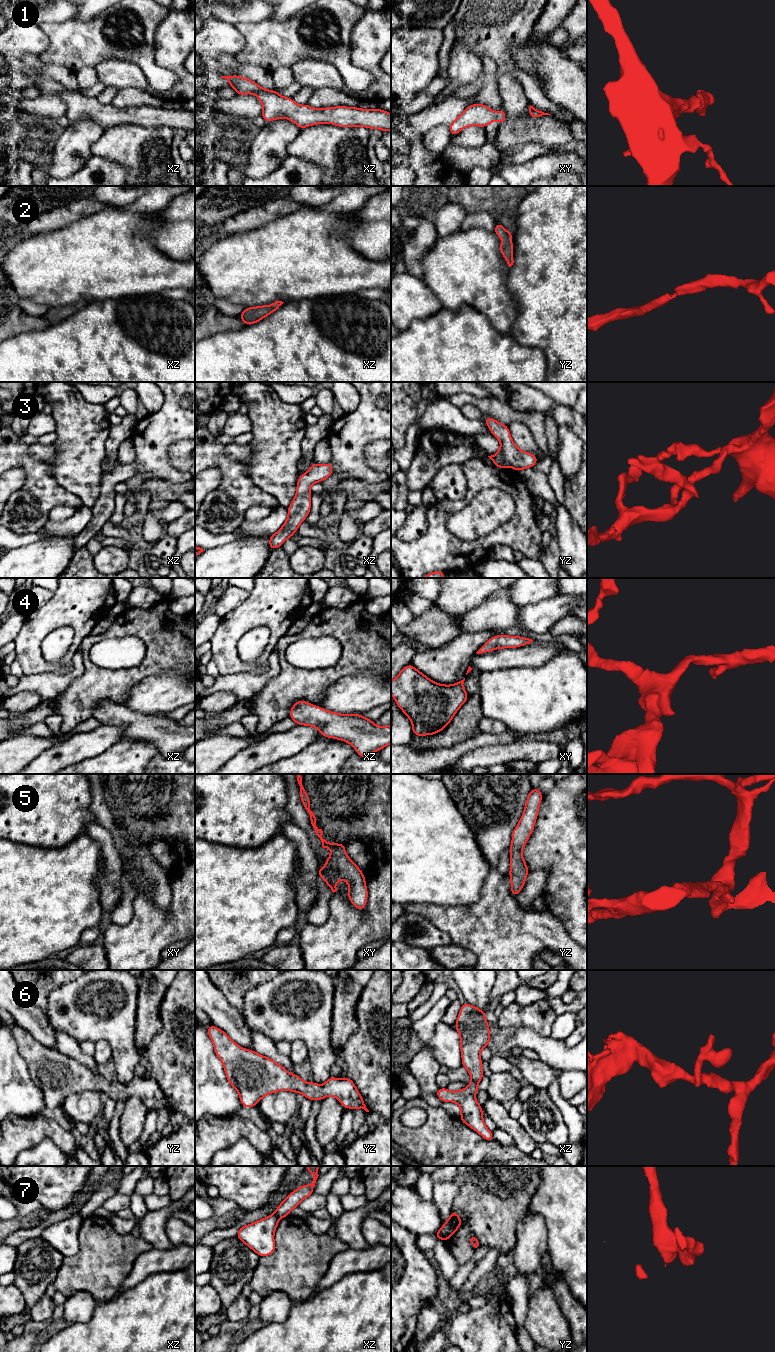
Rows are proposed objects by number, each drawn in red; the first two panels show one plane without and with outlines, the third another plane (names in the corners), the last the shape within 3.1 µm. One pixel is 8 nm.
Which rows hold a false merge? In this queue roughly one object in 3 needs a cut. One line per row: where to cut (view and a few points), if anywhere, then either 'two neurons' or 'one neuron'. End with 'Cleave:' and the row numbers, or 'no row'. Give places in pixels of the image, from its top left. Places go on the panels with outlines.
1: no cut; one neuron
2: no cut; one neuron
3: no cut; one neuron
4: no cut; one neuron
5: no cut; one neuron
6: no cut; one neuron
7: cut in xz along (274, 1213), (279, 1218); two neurons
Cleave: 7

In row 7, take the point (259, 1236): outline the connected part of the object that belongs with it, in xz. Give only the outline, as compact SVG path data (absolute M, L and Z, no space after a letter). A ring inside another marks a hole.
M275 1214L239 1228L237 1238L255 1251L260 1257L275 1251L274 1233L279 1219Z

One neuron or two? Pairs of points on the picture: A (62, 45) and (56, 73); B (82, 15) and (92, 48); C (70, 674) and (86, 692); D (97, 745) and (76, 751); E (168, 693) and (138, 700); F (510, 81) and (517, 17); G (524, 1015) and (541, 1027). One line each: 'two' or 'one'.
A: two
B: two
C: two
D: one
E: one
F: one
G: one

